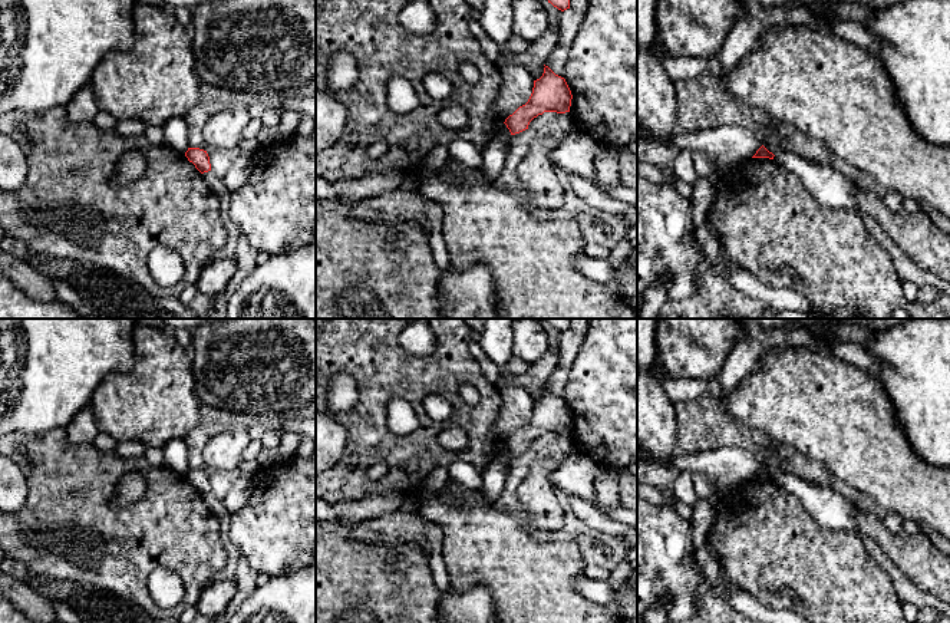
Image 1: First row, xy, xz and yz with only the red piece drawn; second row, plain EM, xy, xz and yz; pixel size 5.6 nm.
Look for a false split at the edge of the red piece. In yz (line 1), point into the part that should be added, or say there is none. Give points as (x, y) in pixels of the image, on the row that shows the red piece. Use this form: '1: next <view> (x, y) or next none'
1: next none

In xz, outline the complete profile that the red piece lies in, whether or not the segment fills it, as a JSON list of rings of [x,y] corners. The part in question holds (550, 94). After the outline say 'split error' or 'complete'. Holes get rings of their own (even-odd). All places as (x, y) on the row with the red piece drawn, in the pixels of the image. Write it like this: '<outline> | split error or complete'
[[[548,66],[540,79],[534,80],[528,102],[505,119],[511,135],[528,129],[530,122],[544,112],[565,113],[571,106],[571,90],[564,78],[555,75]]] | complete

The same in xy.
[[[188,148],[185,156],[188,158],[189,162],[195,165],[195,168],[201,174],[211,171],[210,156],[207,151],[199,148]]] | complete

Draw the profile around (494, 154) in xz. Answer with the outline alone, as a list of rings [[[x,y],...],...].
[[[501,123],[495,136],[482,148],[484,162],[479,169],[485,178],[495,181],[501,175],[505,168],[507,144],[511,136],[507,125]]]

